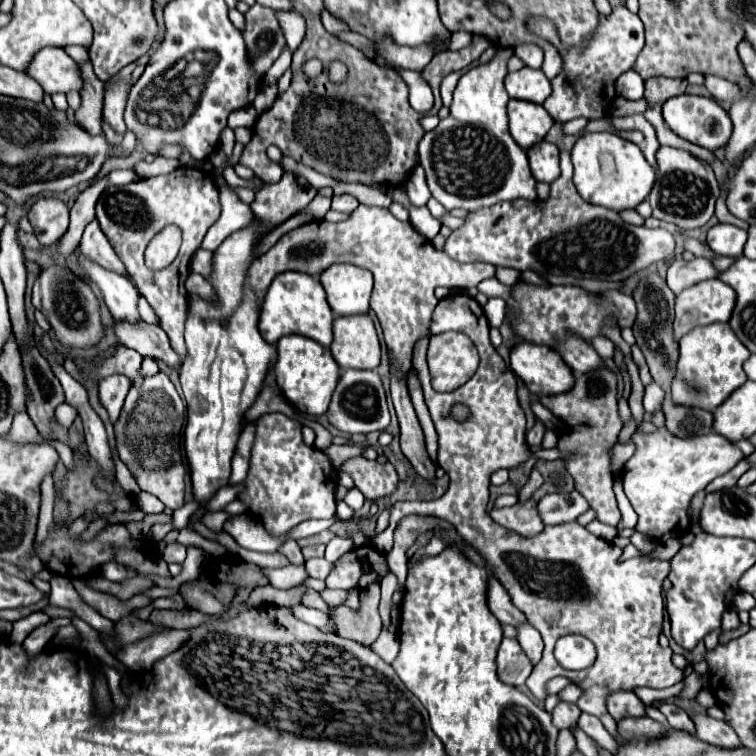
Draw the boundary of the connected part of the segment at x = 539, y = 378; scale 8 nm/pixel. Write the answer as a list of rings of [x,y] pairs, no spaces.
[[[522,340],[510,352],[510,366],[534,394],[558,394],[570,390],[574,382],[562,356],[544,344]]]

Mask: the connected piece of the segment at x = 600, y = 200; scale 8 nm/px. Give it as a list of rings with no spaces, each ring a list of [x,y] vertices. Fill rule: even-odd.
[[[588,132],[580,136],[572,148],[572,164],[574,164],[574,186],[584,196],[586,202],[612,208],[616,212],[626,208],[636,208],[652,190],[654,170],[646,162],[642,150],[620,138],[614,132]],[[610,154],[614,158],[616,170],[612,174],[604,174],[600,168],[600,156]]]

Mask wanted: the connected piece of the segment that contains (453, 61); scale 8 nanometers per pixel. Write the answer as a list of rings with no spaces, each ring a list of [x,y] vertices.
[[[474,36],[474,42],[472,46],[464,48],[464,50],[458,50],[458,52],[452,52],[452,50],[444,50],[440,54],[436,54],[430,64],[422,70],[422,76],[428,80],[428,84],[432,86],[432,92],[434,92],[434,108],[428,112],[428,114],[438,114],[440,106],[442,106],[442,100],[440,100],[440,92],[438,92],[438,86],[440,86],[440,78],[444,78],[444,72],[456,72],[456,70],[462,70],[466,68],[468,64],[472,64],[474,60],[480,58],[480,54],[490,46],[490,42],[484,38],[484,36]]]

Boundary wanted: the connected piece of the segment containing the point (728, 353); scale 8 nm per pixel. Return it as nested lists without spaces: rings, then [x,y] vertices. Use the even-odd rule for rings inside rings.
[[[708,324],[690,330],[680,340],[680,358],[676,364],[676,374],[672,380],[672,402],[678,406],[702,408],[712,412],[718,408],[736,388],[740,388],[748,376],[742,370],[742,364],[750,358],[748,348],[736,338],[734,330],[728,324]]]

